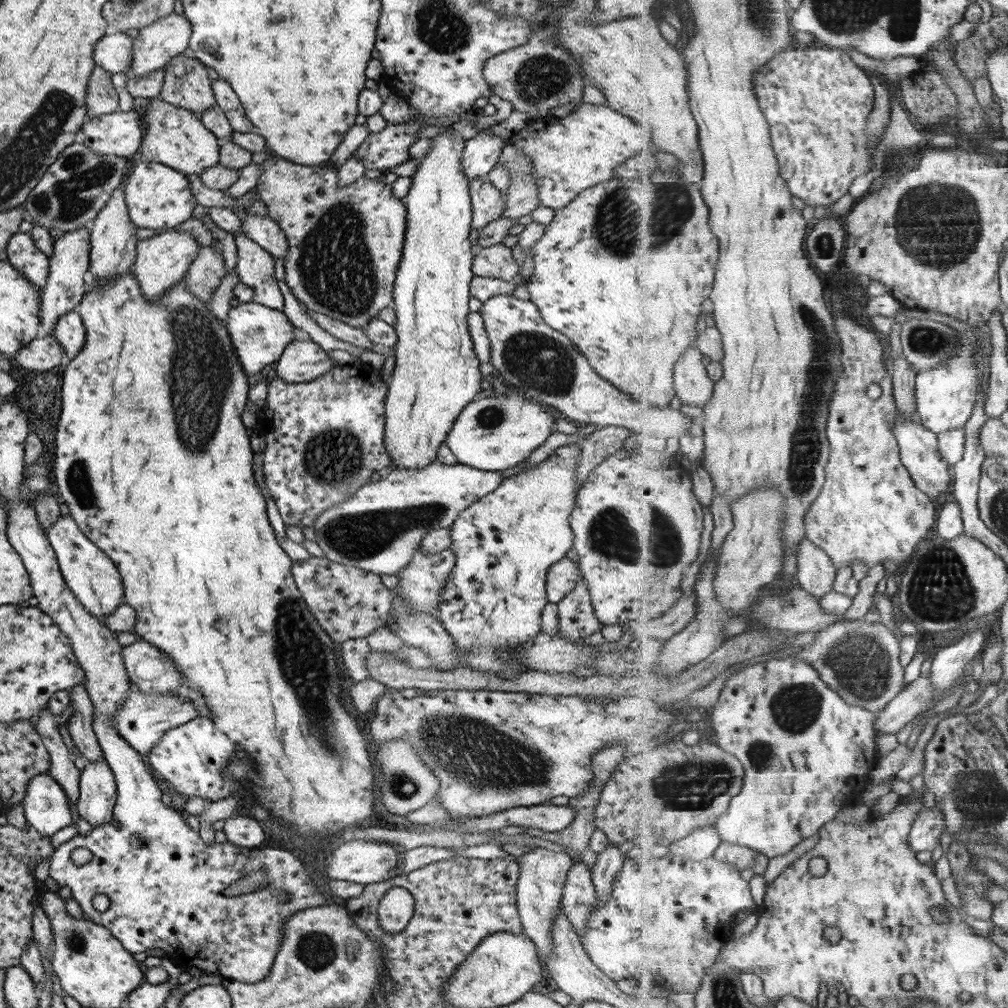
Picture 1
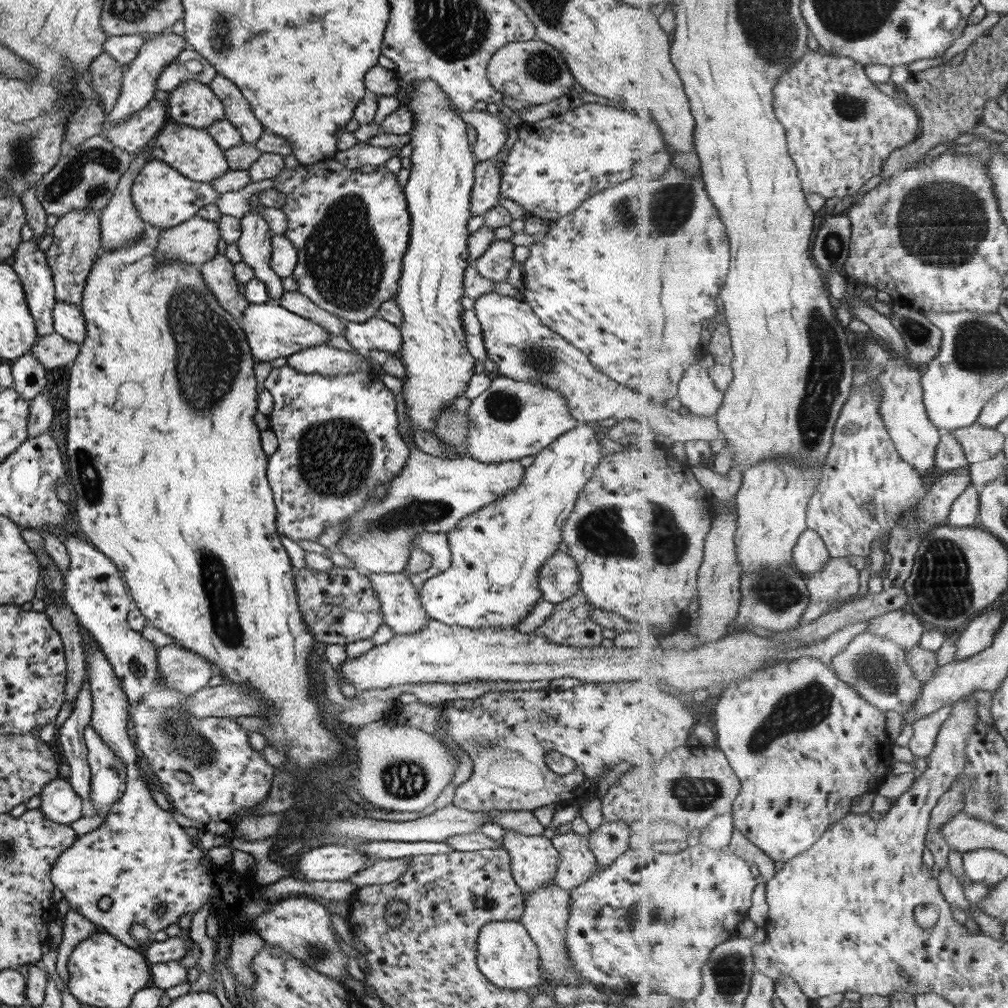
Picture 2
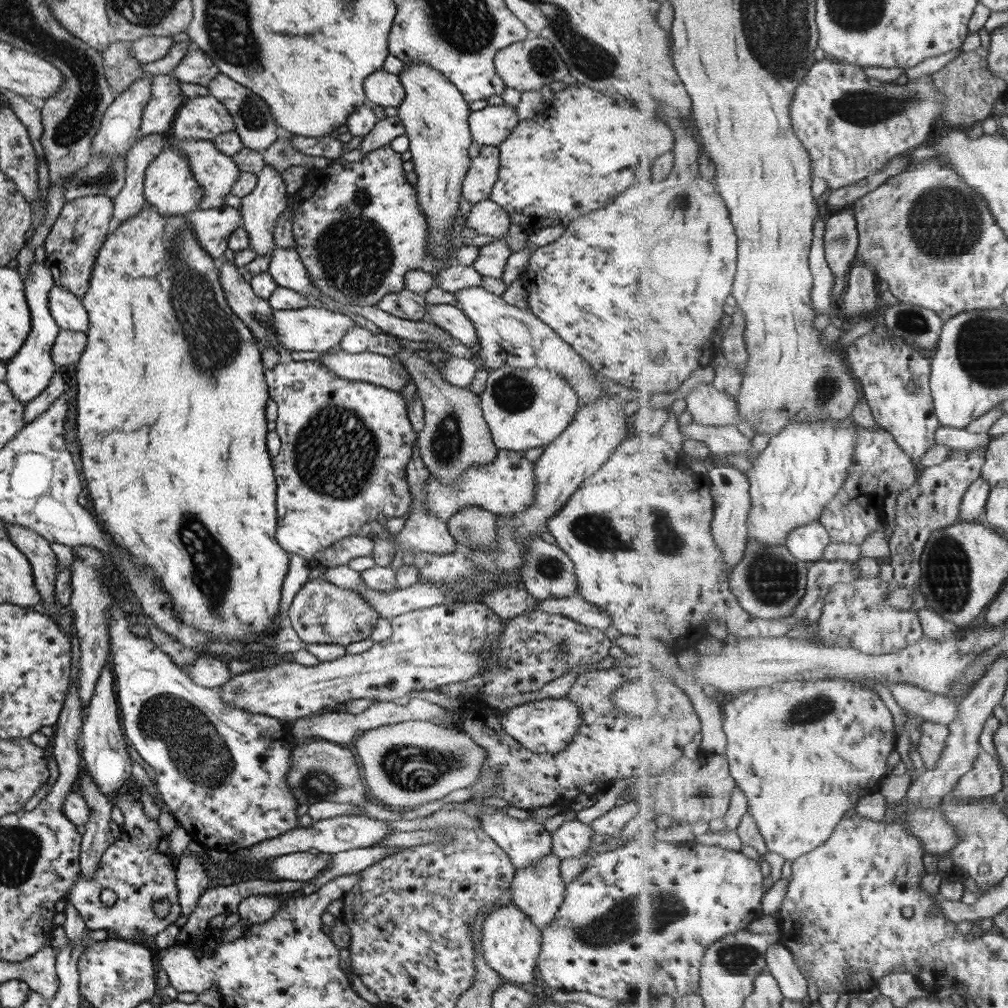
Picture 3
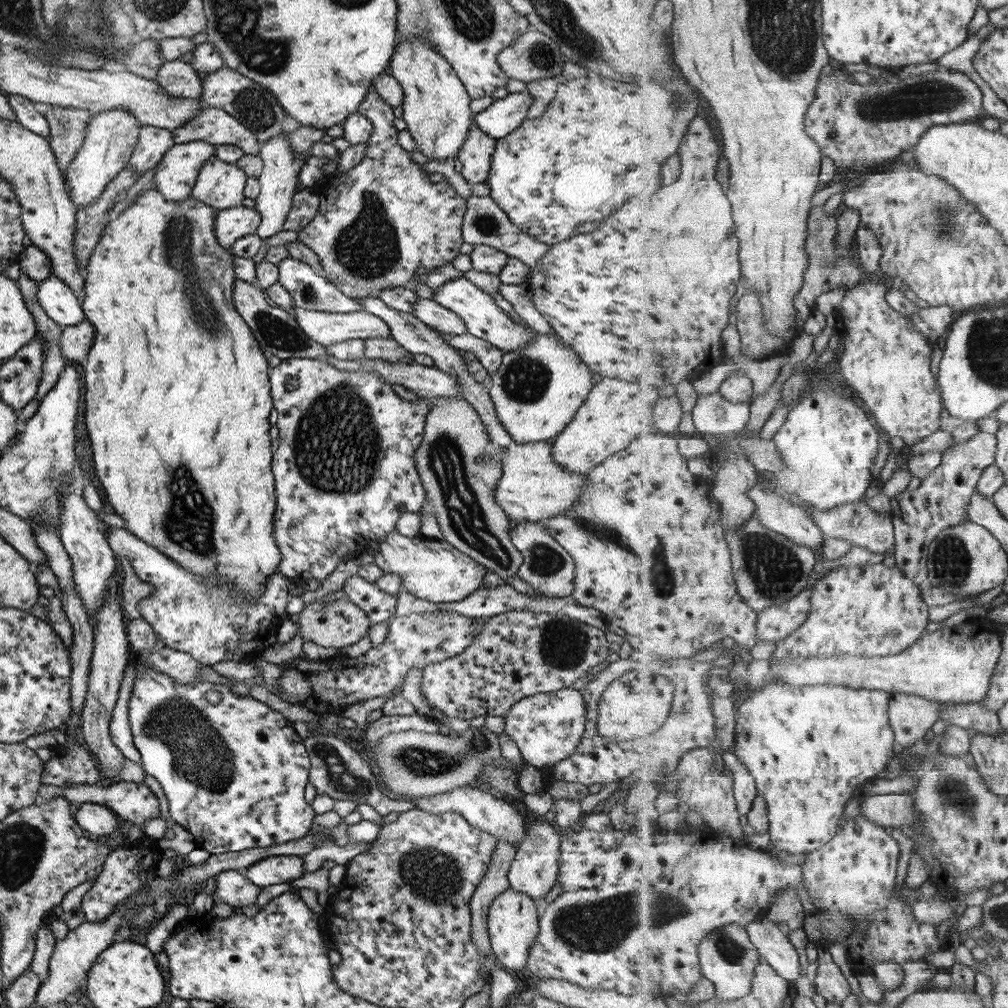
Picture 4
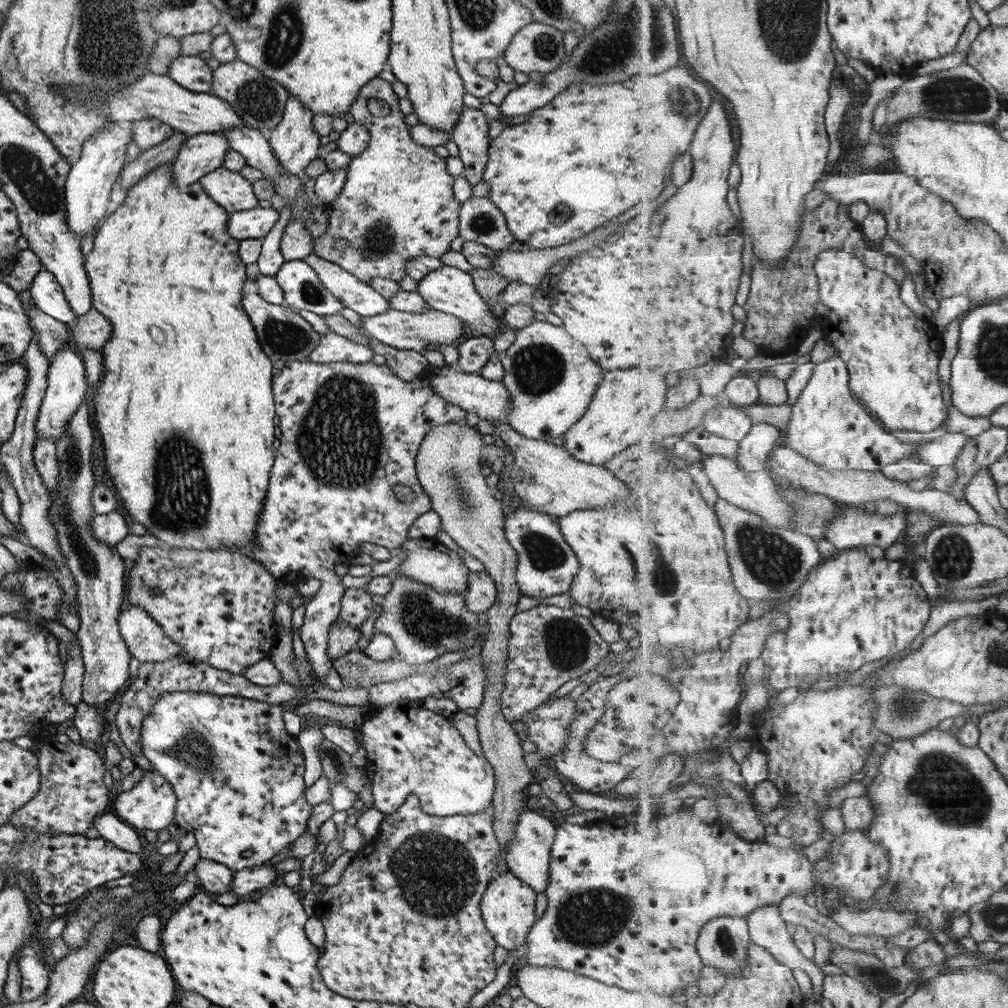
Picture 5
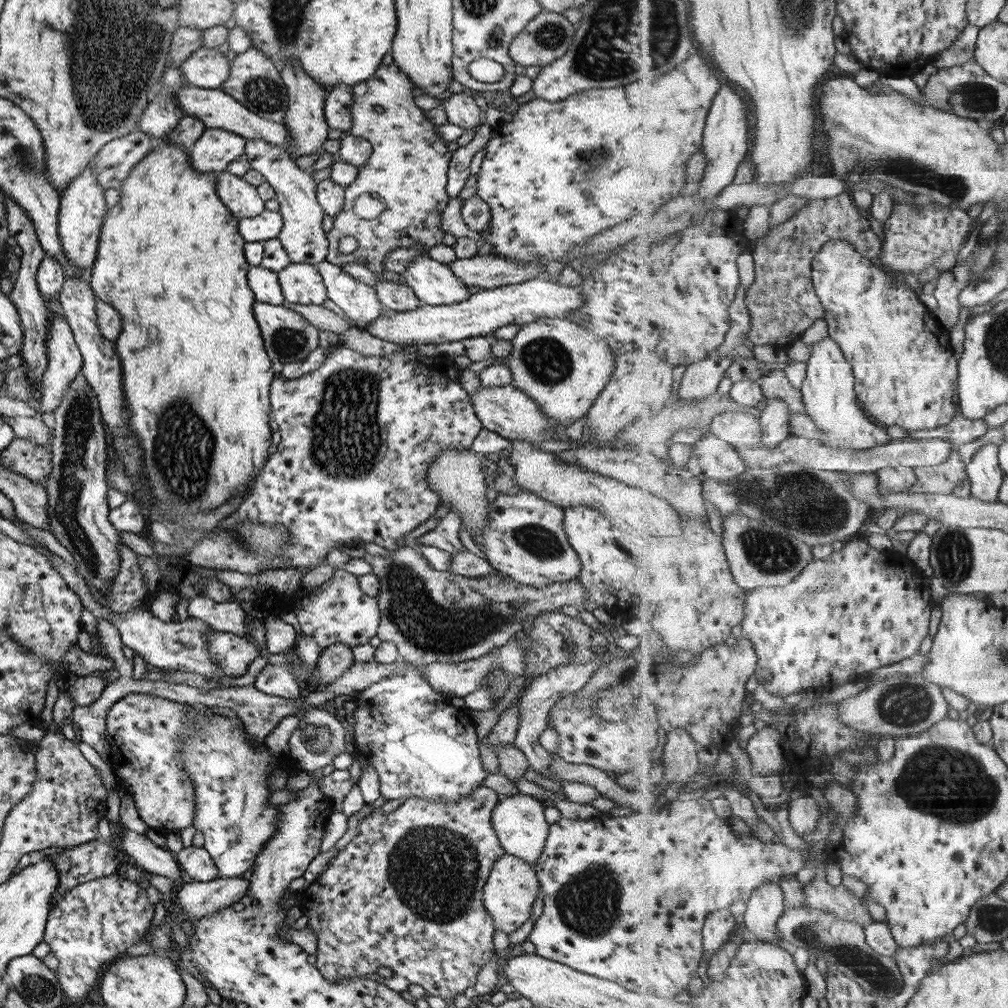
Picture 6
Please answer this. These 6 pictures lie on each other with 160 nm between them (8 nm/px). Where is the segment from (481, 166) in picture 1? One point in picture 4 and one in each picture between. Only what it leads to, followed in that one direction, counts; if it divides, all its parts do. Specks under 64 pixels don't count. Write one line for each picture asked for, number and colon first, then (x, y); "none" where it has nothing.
2: (490, 133)
3: (489, 126)
4: (498, 119)

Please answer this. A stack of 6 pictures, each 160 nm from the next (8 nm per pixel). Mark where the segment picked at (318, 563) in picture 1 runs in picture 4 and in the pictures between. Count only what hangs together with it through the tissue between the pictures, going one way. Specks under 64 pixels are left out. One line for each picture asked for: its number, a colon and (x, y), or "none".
2: (338, 606)
3: (322, 613)
4: (338, 624)

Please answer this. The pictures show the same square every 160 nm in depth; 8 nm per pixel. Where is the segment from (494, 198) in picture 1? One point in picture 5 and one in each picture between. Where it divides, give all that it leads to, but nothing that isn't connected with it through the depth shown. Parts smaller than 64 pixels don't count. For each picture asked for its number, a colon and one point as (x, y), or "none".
2: (484, 192)
3: (480, 175)
4: (475, 153)
5: (470, 132)

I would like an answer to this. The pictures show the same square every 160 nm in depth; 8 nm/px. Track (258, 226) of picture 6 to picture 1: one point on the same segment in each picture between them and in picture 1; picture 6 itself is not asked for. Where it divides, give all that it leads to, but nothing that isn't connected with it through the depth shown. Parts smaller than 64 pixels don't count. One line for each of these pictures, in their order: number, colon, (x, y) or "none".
1: (161, 261)
2: (194, 241)
3: (211, 227)
4: (229, 224)
5: (255, 223)

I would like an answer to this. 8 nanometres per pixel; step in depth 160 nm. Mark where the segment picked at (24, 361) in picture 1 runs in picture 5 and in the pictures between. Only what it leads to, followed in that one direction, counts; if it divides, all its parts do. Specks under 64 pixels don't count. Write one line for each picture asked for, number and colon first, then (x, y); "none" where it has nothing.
2: (52, 351)
3: (68, 345)
4: (74, 341)
5: (91, 330)

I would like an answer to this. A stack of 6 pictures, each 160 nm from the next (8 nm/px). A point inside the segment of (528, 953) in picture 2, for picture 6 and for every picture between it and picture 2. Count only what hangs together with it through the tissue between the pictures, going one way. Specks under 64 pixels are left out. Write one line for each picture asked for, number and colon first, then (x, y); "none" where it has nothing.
3: (510, 944)
4: (512, 919)
5: (506, 907)
6: (507, 896)

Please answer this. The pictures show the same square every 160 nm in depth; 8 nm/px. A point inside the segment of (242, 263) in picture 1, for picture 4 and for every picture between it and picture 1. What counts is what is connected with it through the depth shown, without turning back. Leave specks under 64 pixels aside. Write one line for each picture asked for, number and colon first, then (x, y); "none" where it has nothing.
2: (253, 243)
3: (259, 210)
4: (280, 165)

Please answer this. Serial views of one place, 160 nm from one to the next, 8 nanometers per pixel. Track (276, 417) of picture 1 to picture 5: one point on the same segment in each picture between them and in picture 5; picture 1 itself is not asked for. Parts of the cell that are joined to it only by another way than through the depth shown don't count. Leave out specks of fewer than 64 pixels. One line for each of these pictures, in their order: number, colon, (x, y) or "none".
2: (337, 438)
3: (345, 445)
4: (344, 469)
5: (344, 467)

